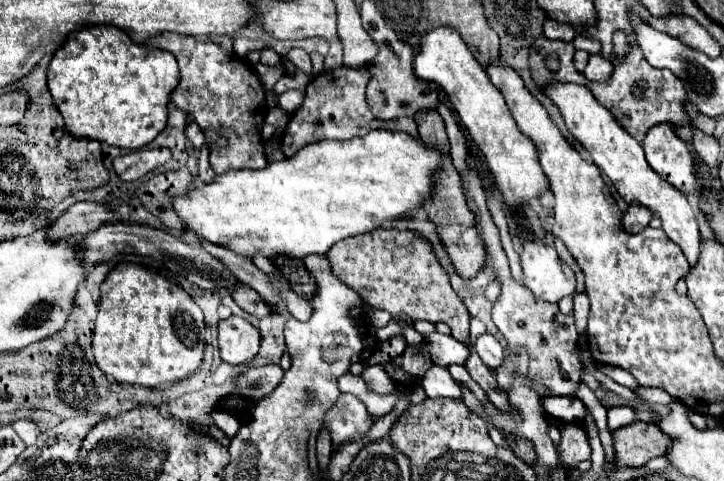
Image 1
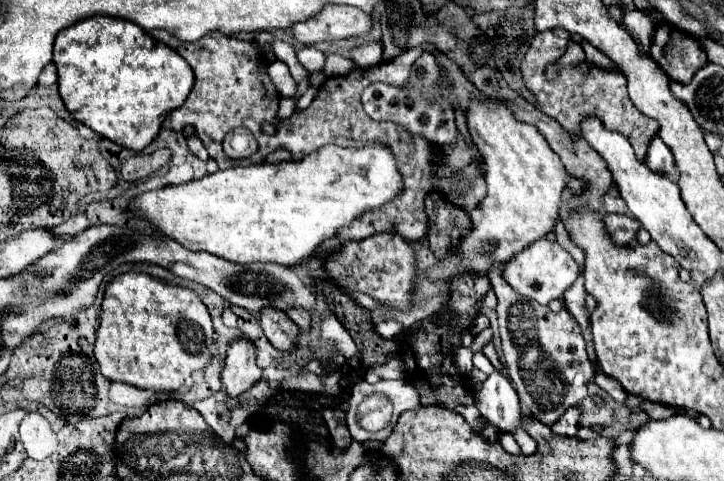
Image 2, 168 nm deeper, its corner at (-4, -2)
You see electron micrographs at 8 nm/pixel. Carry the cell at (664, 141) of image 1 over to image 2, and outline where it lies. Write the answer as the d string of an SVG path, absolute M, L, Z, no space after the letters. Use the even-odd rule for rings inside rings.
M654 136L650 140L650 146L648 146L648 154L646 154L646 160L650 170L656 170L656 172L664 172L668 178L676 180L678 178L678 170L676 170L676 160L672 158L672 150L668 150L668 146L658 138Z

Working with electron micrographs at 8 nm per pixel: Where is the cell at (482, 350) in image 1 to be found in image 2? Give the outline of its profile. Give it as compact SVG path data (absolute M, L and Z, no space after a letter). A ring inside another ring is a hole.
M494 368L494 372L482 384L482 392L480 396L476 396L476 408L502 432L512 432L514 428L520 428L522 412L518 404L518 394L504 372L498 368Z

